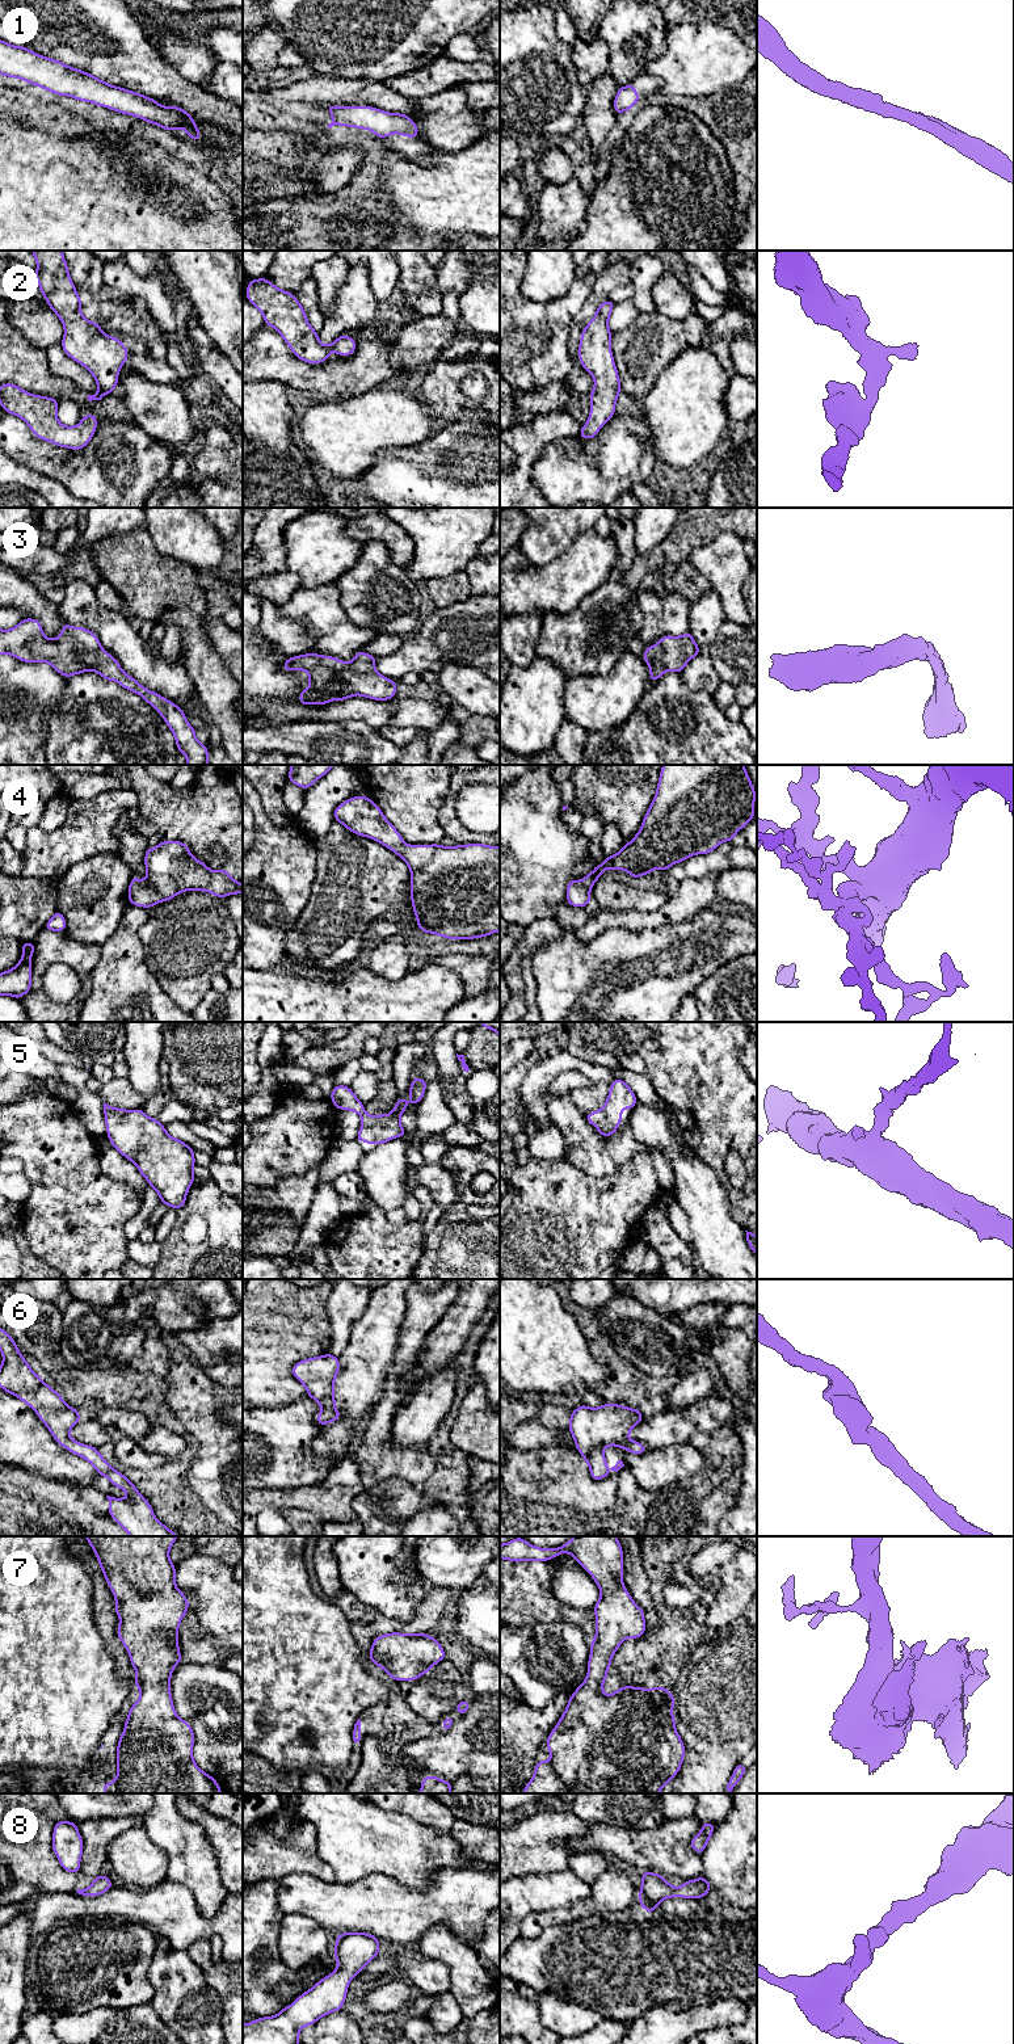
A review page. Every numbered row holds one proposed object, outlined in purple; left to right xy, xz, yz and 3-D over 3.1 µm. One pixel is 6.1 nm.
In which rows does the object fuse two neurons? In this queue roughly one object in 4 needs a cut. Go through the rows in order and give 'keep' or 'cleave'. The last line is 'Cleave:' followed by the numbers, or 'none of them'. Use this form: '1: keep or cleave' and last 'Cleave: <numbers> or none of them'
1: keep
2: keep
3: keep
4: keep
5: keep
6: keep
7: keep
8: keep
Cleave: none of them

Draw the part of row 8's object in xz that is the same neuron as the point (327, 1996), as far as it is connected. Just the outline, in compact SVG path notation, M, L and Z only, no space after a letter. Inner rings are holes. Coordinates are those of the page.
M338 1934L333 1955L338 1967L277 2015L243 2024L243 2044L299 2044L302 2027L342 2010L352 1978L379 1952L379 1938L371 1934Z

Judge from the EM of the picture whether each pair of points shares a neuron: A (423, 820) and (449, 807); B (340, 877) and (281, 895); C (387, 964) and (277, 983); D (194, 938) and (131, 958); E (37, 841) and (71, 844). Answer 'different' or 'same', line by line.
A: different
B: different
C: different
D: different
E: same

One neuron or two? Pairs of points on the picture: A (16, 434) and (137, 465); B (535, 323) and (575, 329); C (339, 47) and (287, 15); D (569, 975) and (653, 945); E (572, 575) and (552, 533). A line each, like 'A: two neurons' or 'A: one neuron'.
A: one neuron
B: two neurons
C: one neuron
D: one neuron
E: two neurons

